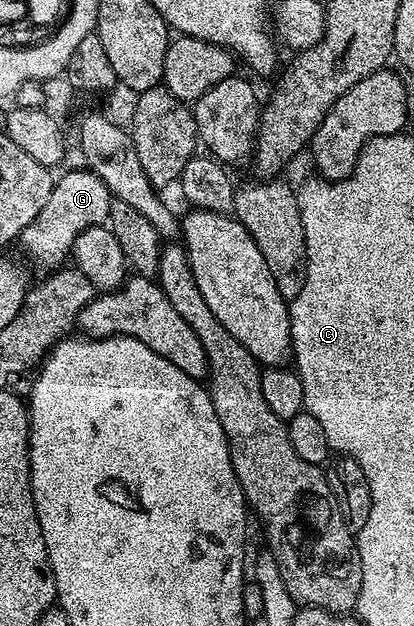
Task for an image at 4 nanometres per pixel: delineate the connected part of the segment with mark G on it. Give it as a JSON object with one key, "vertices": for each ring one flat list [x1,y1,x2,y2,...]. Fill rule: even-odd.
{"vertices":[[68,171,61,179,59,176,53,182,50,201,46,201,42,213,38,213,38,217,30,221,30,225,26,225,18,240,19,246,24,246,25,253,38,266,48,267,44,269,59,268,71,256,78,233,82,233,88,227,107,224,112,206,112,190,93,171]]}

